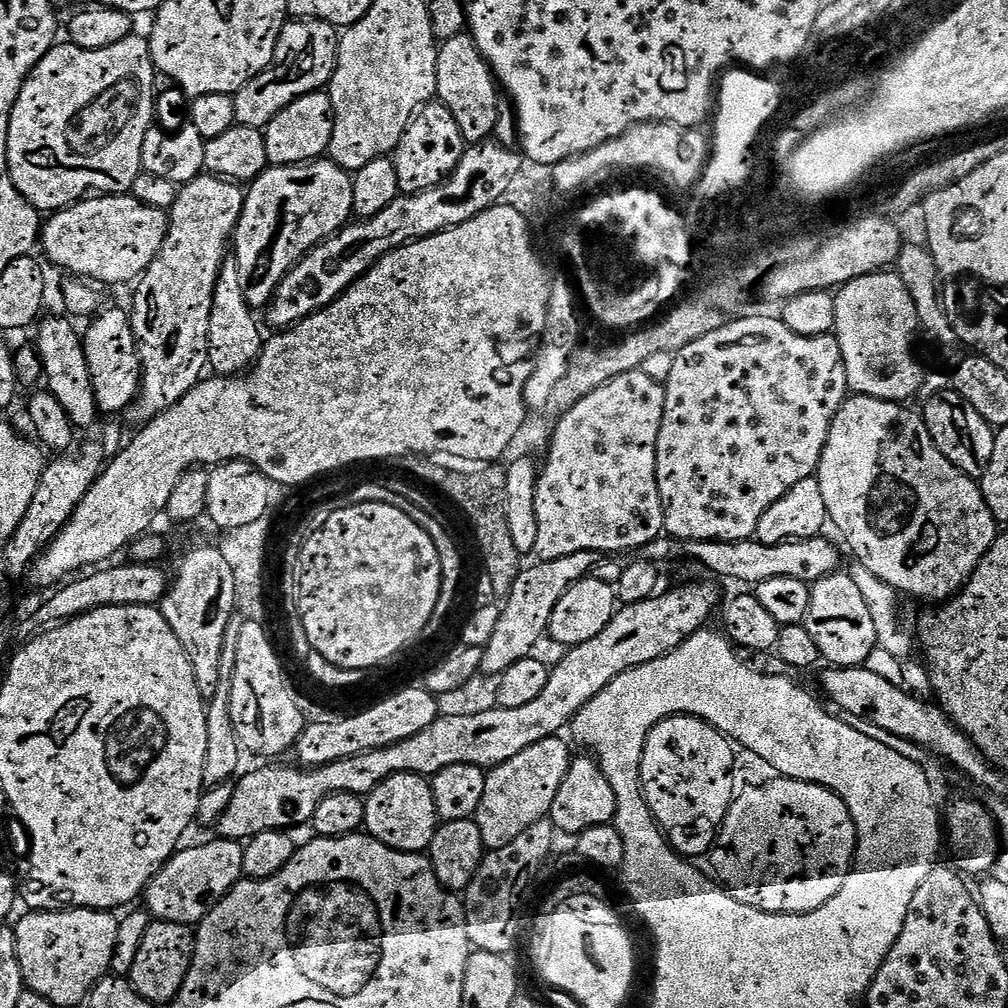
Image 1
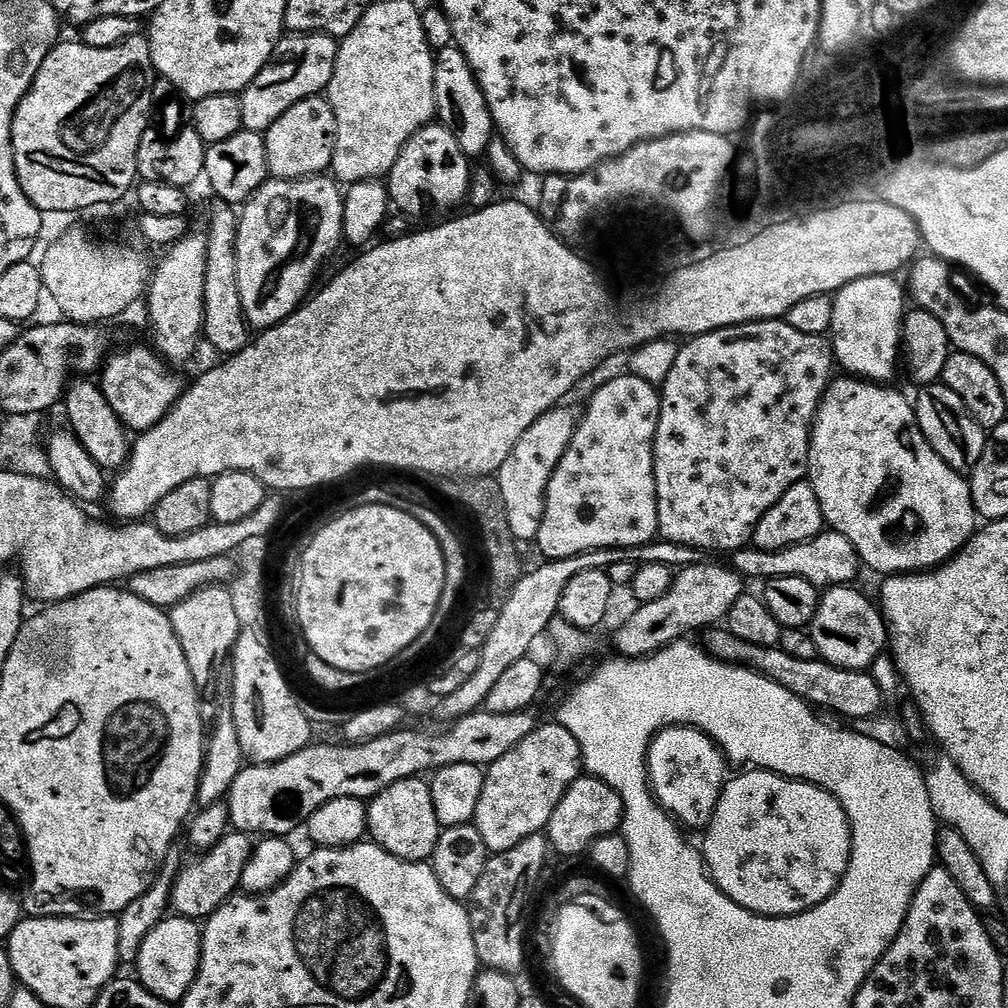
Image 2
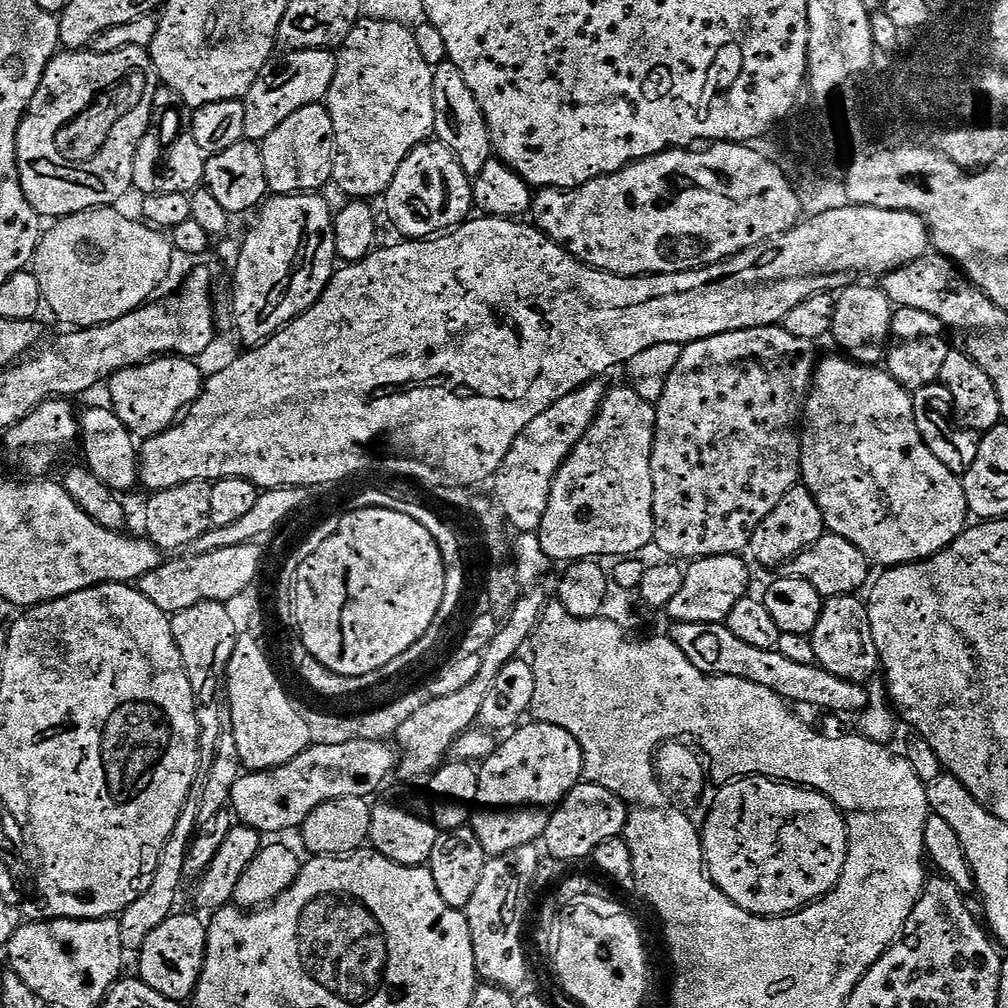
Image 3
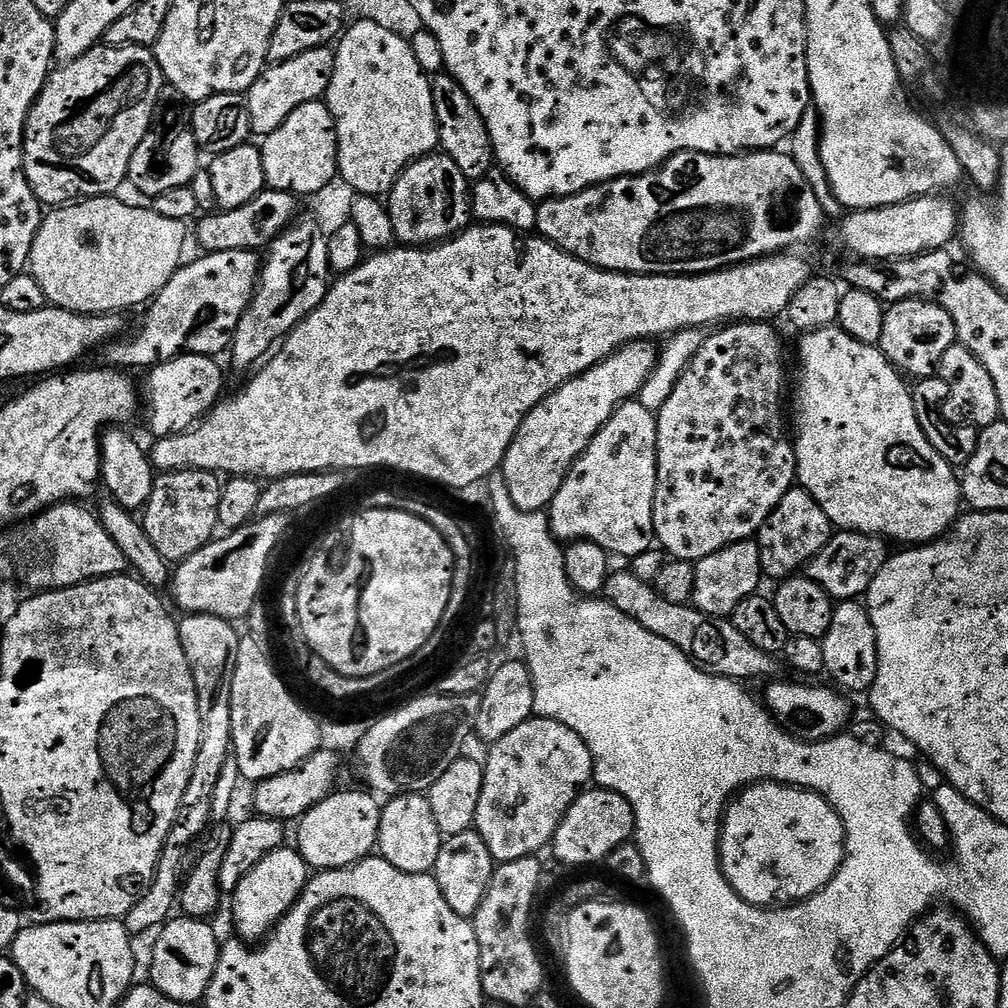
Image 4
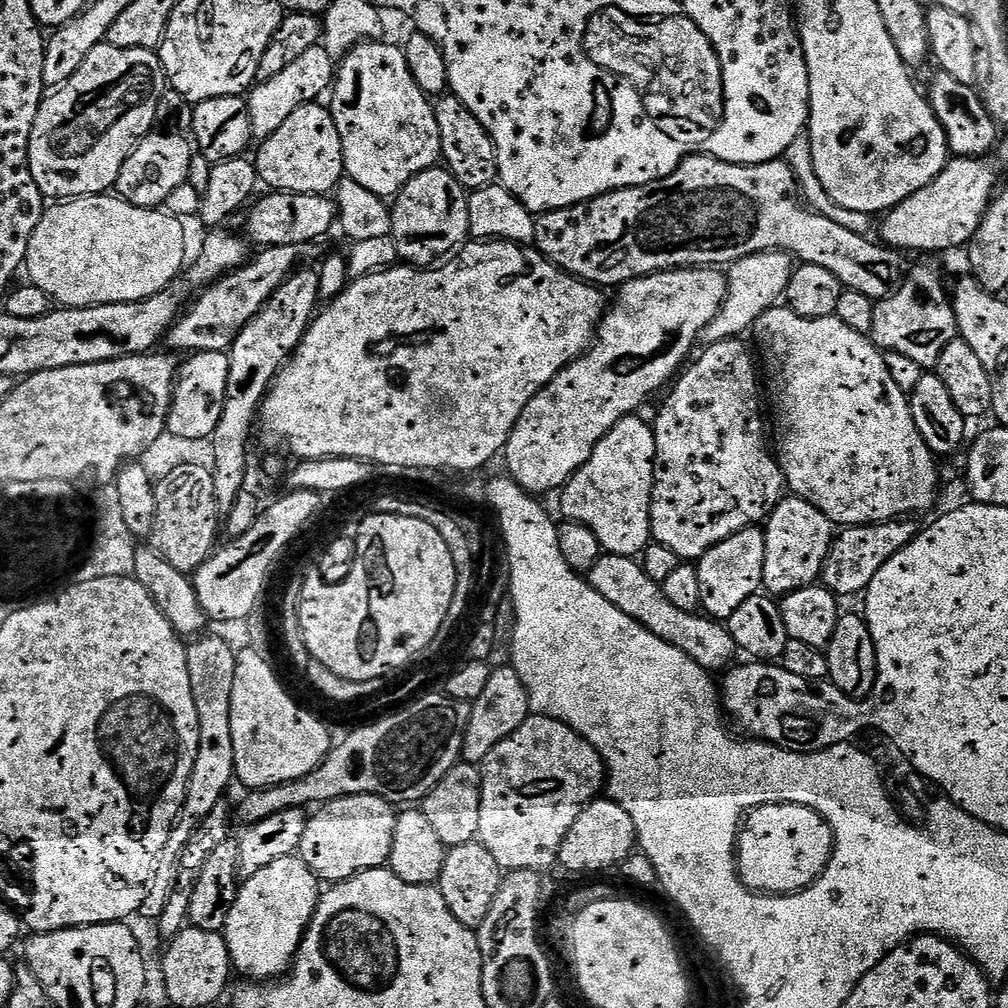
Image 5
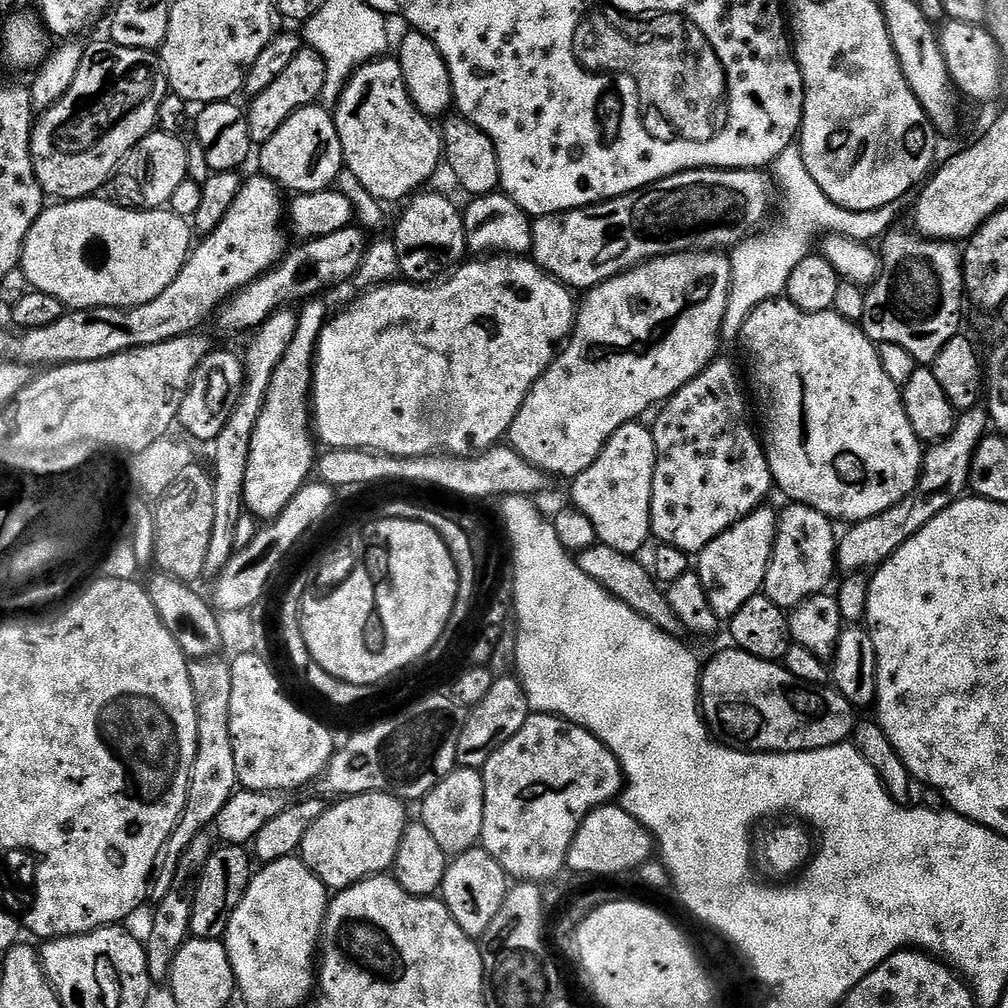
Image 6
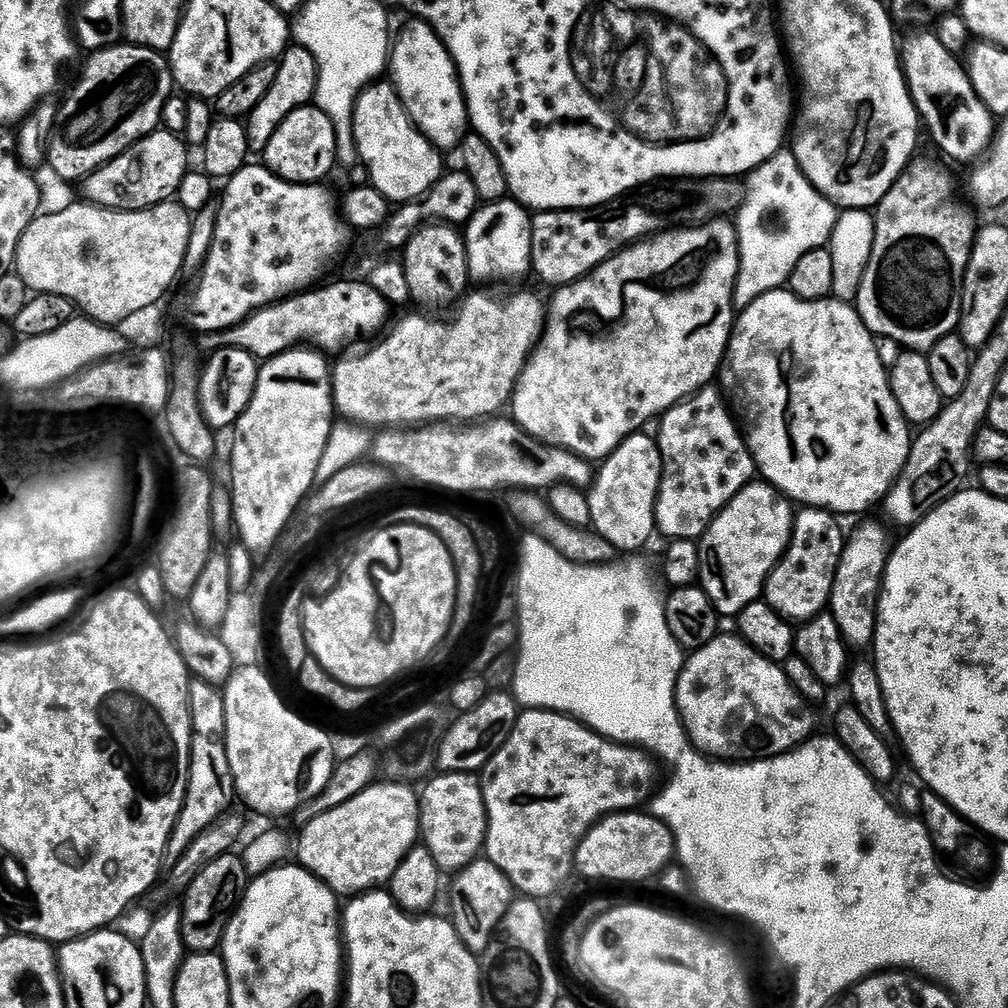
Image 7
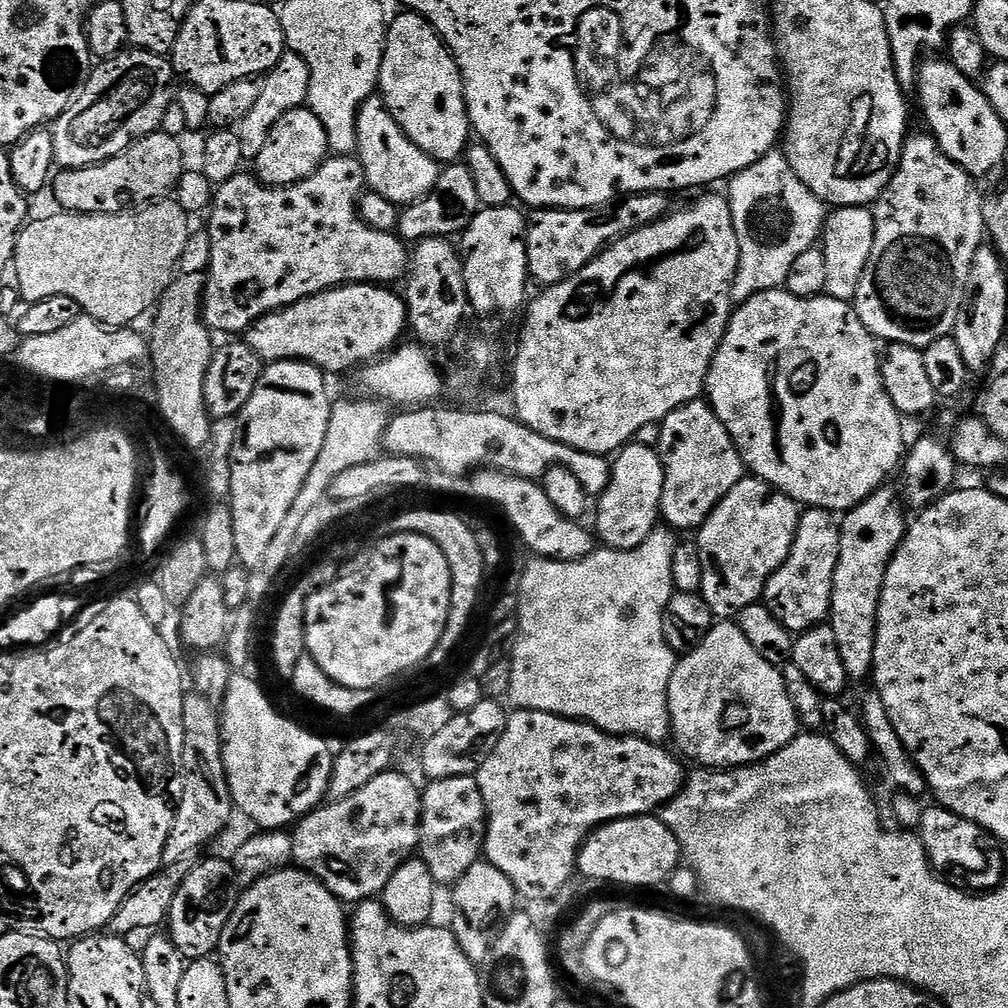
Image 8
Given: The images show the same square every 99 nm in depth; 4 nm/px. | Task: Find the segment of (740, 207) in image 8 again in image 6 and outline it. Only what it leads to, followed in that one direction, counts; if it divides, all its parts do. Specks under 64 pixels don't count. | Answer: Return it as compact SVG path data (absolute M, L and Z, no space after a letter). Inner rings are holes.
M796 146L782 150L782 154L778 154L778 158L773 160L770 165L770 176L774 181L775 191L776 188L780 191L780 217L772 225L769 223L763 230L748 235L745 240L741 240L731 249L732 289L728 291L728 305L726 306L724 321L720 327L721 337L725 341L739 341L746 318L750 318L753 310L762 302L785 295L790 282L790 274L794 274L794 266L798 266L798 262L802 262L802 258L810 255L813 251L812 243L816 239L819 241L825 234L835 234L849 236L851 240L876 242L888 235L895 225L892 223L900 214L901 205L899 203L882 206L877 212L852 212L849 208L838 206L824 193L822 186L818 186L818 182L814 182L814 178L810 178L810 170L806 170L806 162L802 158L799 147Z

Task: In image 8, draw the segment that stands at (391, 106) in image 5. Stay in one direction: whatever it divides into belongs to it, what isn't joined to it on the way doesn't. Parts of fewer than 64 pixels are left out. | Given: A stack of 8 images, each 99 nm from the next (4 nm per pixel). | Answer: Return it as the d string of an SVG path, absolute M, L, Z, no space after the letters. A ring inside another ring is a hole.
M373 94L360 107L356 116L358 142L356 152L362 167L367 187L371 191L382 194L390 202L398 206L407 206L429 196L440 177L441 165L430 154L423 152L418 145L410 142L410 138L402 130L392 113L384 106L379 95Z

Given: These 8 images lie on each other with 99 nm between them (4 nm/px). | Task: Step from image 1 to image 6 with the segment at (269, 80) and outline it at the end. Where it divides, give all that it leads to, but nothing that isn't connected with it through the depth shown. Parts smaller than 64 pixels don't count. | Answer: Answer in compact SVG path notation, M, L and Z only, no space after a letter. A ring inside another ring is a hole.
M301 47L298 54L286 65L286 70L278 74L271 86L262 90L262 94L251 97L247 105L246 115L250 126L250 138L253 145L263 146L275 132L298 110L311 108L320 100L322 86L326 86L326 62L318 55L313 48Z

